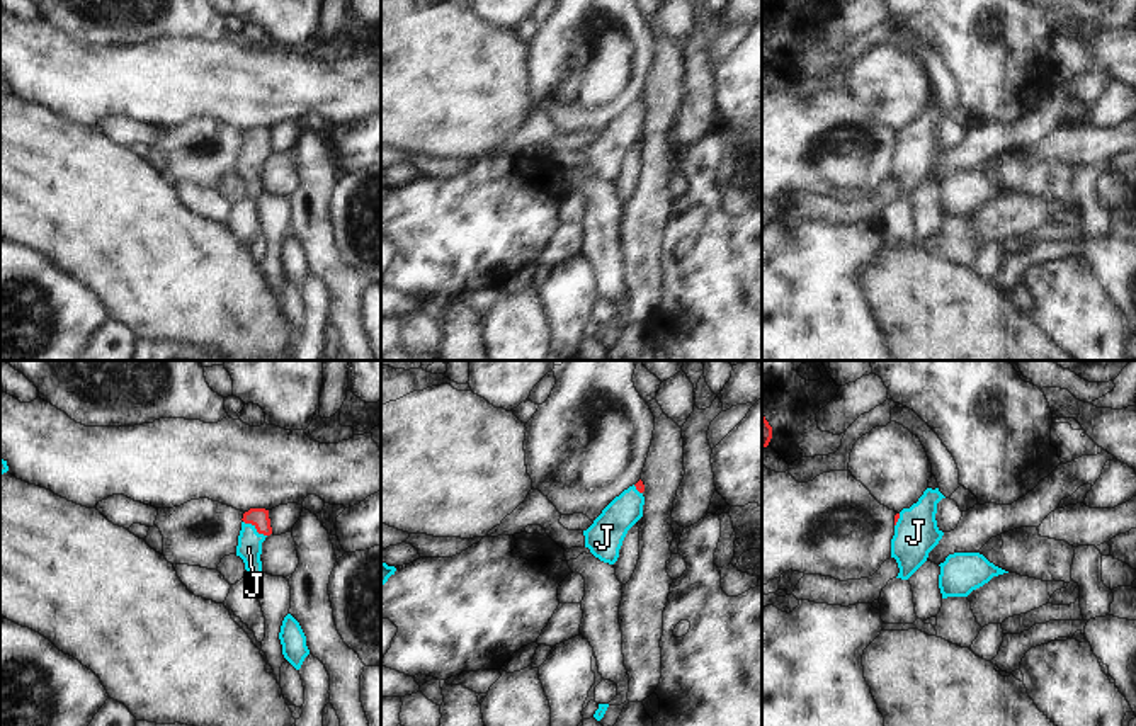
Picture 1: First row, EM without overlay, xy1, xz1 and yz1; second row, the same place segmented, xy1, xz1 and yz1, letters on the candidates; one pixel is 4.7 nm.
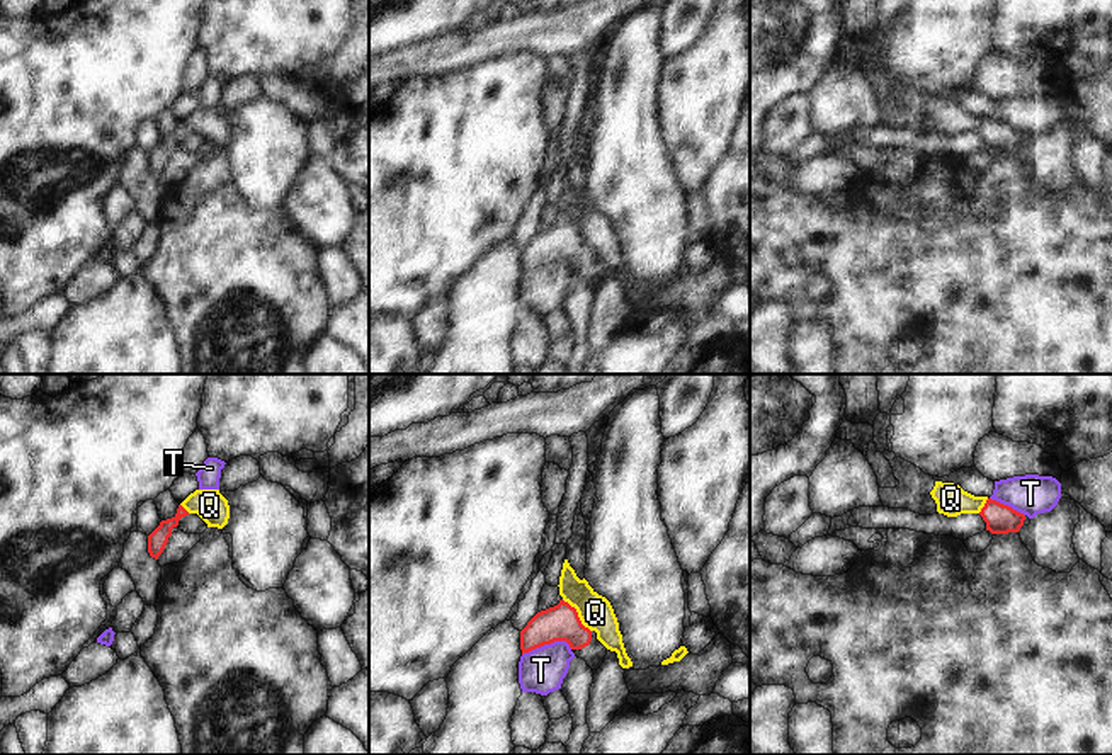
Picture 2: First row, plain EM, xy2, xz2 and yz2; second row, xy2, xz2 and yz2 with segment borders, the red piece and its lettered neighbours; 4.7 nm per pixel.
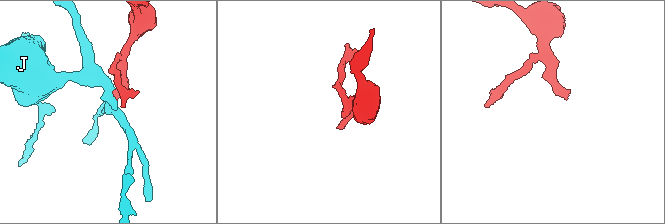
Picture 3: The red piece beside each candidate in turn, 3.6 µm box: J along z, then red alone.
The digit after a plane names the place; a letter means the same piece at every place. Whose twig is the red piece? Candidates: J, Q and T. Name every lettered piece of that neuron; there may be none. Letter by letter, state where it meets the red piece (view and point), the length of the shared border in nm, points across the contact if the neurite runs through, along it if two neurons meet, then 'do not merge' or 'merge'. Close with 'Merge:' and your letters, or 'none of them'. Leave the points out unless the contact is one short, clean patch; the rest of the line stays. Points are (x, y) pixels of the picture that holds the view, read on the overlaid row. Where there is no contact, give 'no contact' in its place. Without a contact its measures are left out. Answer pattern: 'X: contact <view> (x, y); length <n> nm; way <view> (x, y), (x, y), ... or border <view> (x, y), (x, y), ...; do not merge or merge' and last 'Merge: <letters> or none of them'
J: contact xy1 (255, 527); length 130 nm; way xy1 (259, 517), (255, 527), (249, 548); merge
Q: contact xz2 (577, 614); length 200 nm; border xz2 (563, 599), (590, 631); do not merge
T: contact xz2 (546, 643); length 240 nm; border xz2 (572, 648), (565, 641), (551, 641), (522, 655); do not merge
Merge: J

